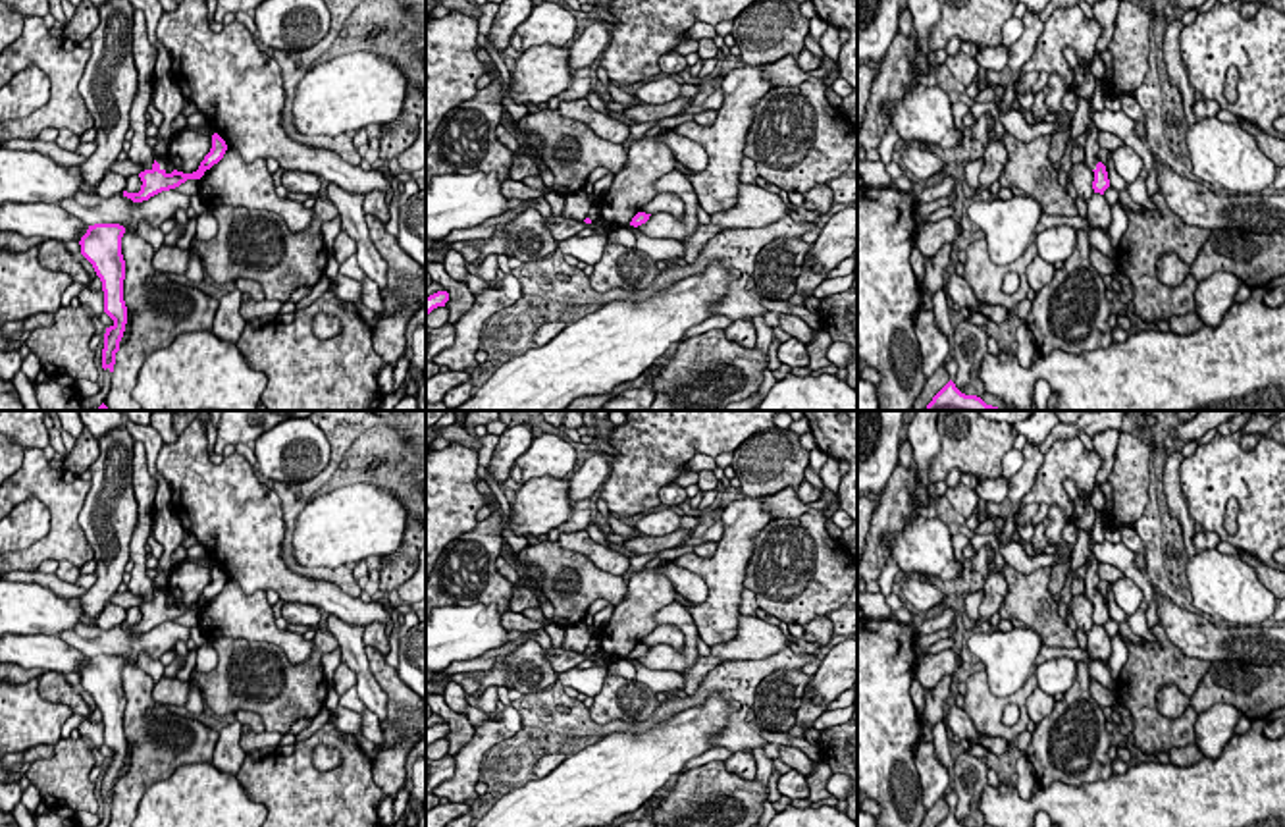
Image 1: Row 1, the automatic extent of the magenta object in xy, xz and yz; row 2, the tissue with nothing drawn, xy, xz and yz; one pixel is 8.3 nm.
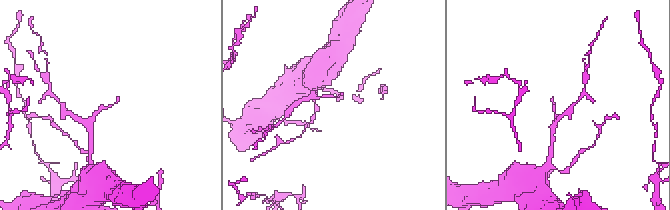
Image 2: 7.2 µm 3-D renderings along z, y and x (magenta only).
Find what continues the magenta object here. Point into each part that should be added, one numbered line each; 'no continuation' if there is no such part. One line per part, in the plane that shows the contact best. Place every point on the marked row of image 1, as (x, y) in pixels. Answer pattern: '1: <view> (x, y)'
1: xy (168, 101)

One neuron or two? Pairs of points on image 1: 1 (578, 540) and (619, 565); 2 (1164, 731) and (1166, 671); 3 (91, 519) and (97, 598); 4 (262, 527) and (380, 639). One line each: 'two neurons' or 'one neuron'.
1: one neuron
2: one neuron
3: one neuron
4: two neurons

